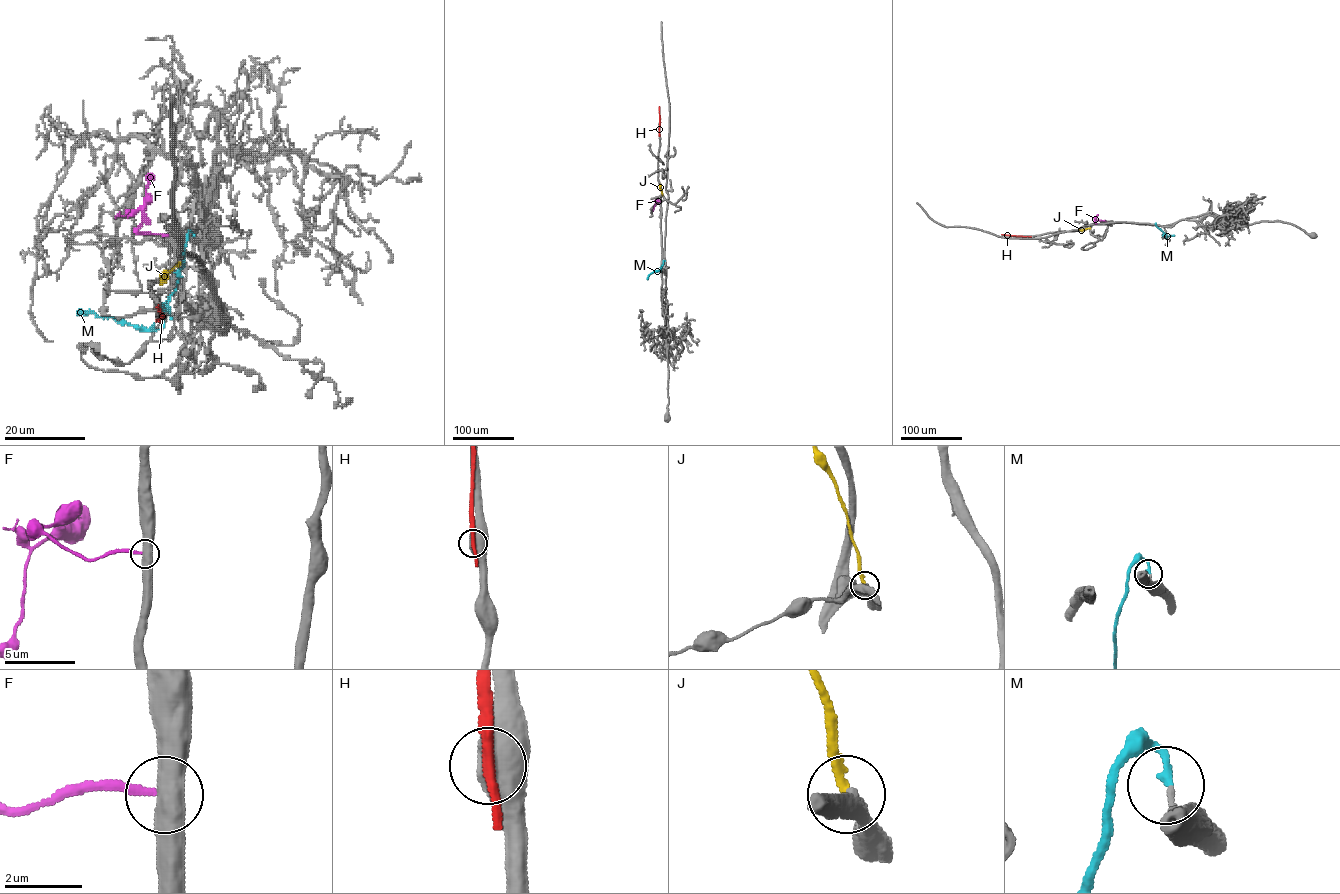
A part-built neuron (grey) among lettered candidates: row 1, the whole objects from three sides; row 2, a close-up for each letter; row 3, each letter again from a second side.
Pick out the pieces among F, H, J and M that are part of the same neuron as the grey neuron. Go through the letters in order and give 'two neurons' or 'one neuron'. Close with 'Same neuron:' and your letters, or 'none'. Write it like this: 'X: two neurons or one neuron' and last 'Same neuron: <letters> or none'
F: two neurons
H: two neurons
J: two neurons
M: one neuron
Same neuron: M

